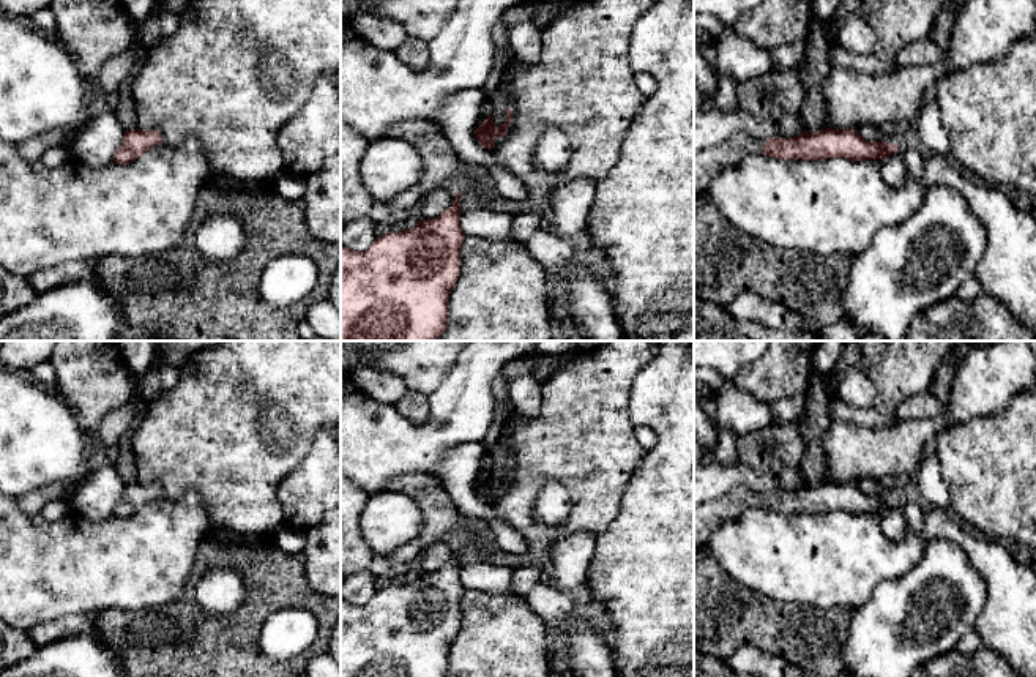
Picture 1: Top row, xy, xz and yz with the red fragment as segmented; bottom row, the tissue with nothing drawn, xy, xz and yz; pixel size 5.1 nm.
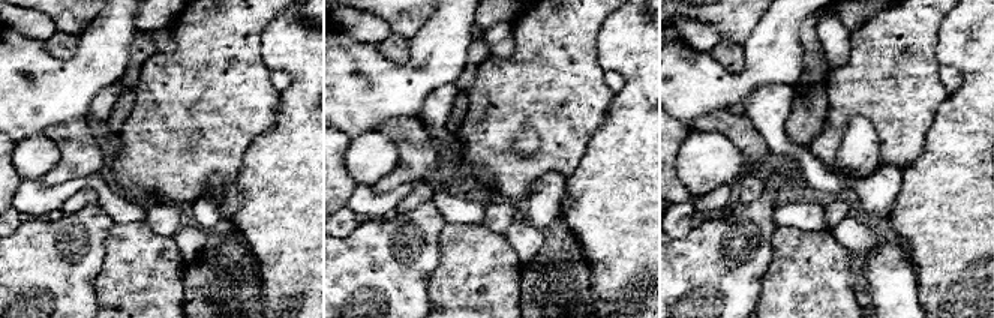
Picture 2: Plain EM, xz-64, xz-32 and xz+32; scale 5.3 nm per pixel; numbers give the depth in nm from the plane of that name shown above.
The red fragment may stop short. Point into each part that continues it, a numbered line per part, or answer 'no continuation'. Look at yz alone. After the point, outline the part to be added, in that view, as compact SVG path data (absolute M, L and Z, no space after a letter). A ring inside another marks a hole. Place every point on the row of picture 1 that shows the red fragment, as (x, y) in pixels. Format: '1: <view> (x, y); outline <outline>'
1: yz (708, 163); outline M738 133L717 145L694 151L694 196L710 193L724 169L749 155L762 155L765 144L766 139Z

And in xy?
no continuation

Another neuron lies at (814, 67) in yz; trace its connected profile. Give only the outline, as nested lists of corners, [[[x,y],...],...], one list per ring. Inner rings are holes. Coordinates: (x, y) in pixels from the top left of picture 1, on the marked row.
[[[811,19],[806,50],[796,73],[806,90],[801,112],[798,114],[804,123],[804,131],[817,133],[828,126],[822,88],[828,76],[828,55],[831,50],[834,50],[834,46],[826,35],[826,24]]]

